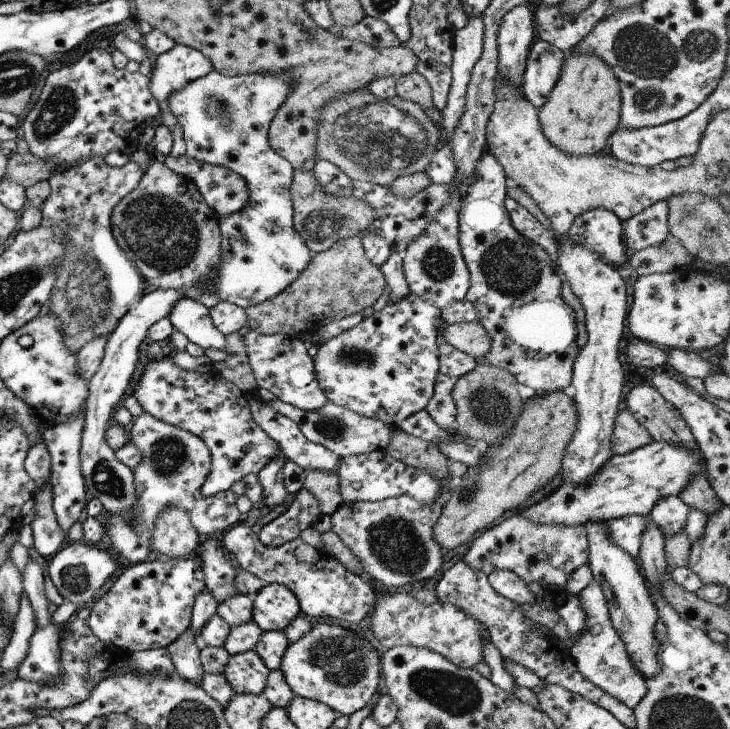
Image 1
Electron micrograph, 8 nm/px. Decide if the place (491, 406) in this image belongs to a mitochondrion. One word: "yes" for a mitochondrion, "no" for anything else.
yes

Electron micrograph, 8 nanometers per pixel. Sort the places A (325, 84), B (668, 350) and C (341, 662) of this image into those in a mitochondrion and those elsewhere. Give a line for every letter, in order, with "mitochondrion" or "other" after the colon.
A: mitochondrion
B: other
C: mitochondrion

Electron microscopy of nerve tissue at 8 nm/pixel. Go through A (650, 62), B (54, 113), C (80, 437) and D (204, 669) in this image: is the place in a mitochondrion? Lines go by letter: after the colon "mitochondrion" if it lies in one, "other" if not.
A: mitochondrion
B: mitochondrion
C: other
D: other

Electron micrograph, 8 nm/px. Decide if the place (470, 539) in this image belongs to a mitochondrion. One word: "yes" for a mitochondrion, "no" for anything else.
no

